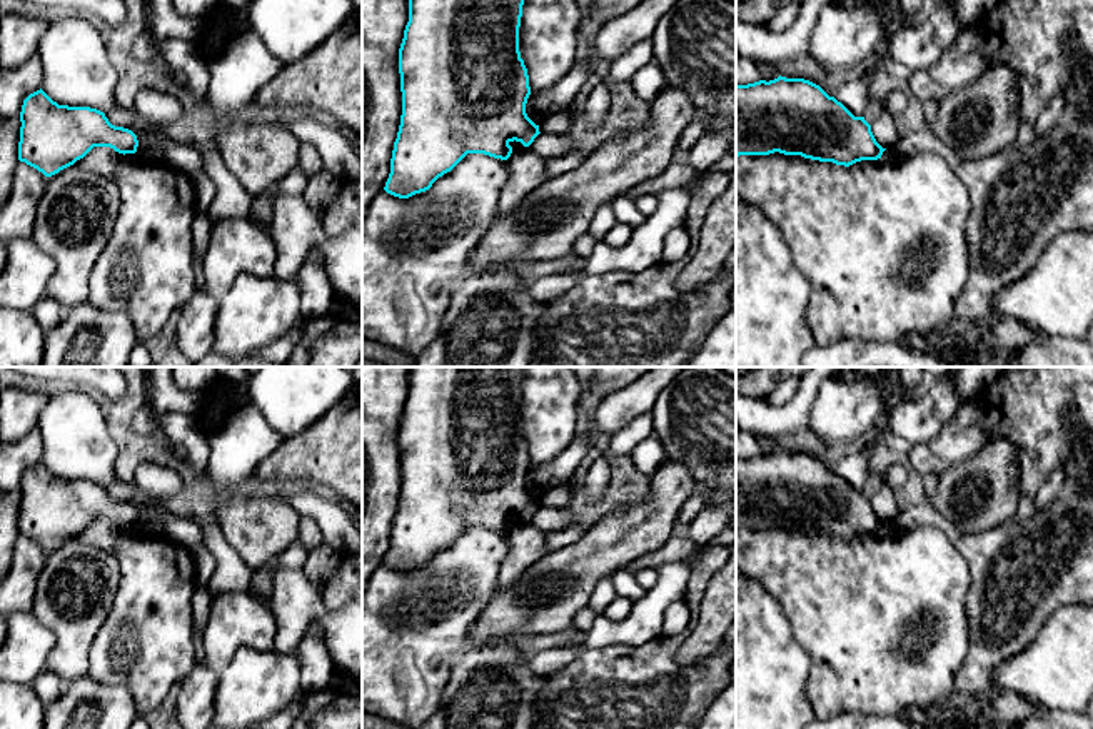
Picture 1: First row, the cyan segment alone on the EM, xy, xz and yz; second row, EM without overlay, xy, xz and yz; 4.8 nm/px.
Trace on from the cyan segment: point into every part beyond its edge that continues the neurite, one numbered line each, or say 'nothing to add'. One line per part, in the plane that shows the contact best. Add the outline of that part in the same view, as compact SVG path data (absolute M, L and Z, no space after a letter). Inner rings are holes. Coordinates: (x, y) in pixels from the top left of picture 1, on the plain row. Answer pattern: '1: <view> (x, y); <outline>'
nothing to add

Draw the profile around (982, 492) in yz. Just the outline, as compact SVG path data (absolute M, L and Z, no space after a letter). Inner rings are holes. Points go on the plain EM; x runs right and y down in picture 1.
M1006 437L986 442L975 457L944 470L931 499L933 505L965 534L981 534L1015 519L1020 500L1020 457Z

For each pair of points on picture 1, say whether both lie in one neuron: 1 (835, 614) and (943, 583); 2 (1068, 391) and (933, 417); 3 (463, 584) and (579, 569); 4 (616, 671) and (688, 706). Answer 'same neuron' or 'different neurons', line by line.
1: same neuron
2: different neurons
3: different neurons
4: same neuron

